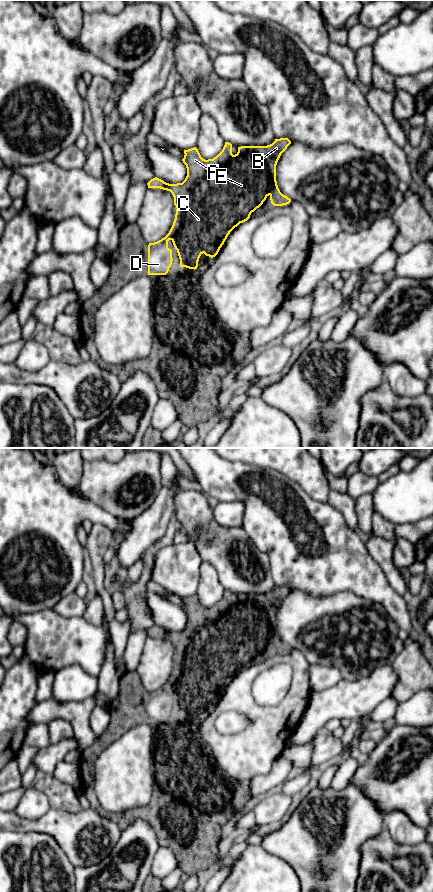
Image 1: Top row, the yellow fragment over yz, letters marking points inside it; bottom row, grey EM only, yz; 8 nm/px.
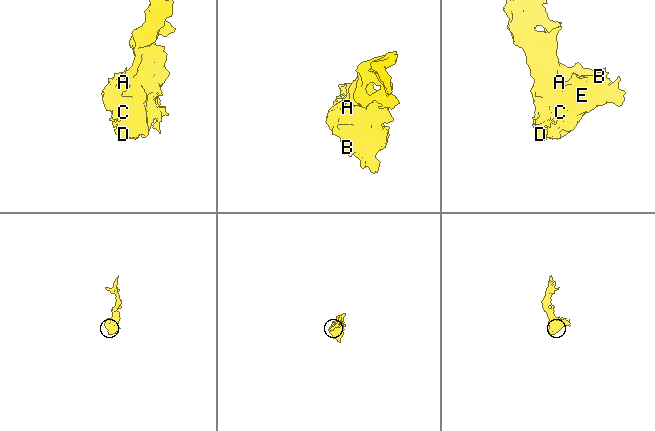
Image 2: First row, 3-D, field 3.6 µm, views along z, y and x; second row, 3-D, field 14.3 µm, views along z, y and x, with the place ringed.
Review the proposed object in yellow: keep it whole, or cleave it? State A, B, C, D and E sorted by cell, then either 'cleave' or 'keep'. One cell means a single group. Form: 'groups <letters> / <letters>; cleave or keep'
groups A B C D E; keep

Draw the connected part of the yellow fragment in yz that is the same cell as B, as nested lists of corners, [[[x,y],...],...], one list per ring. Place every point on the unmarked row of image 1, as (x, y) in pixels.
[[[288,586],[275,587],[267,594],[241,594],[238,600],[232,602],[232,592],[225,590],[222,599],[213,607],[205,608],[201,605],[196,595],[184,598],[183,611],[187,616],[187,624],[182,631],[169,632],[155,625],[147,633],[148,636],[160,636],[170,639],[174,645],[176,662],[169,681],[161,688],[148,693],[148,723],[166,723],[172,713],[172,698],[168,696],[171,688],[177,698],[180,715],[197,717],[200,704],[204,701],[211,706],[215,705],[230,680],[240,671],[247,669],[252,660],[259,656],[269,644],[274,654],[283,654],[291,650],[291,647],[283,643],[276,629],[276,613],[281,602],[291,592]]]

